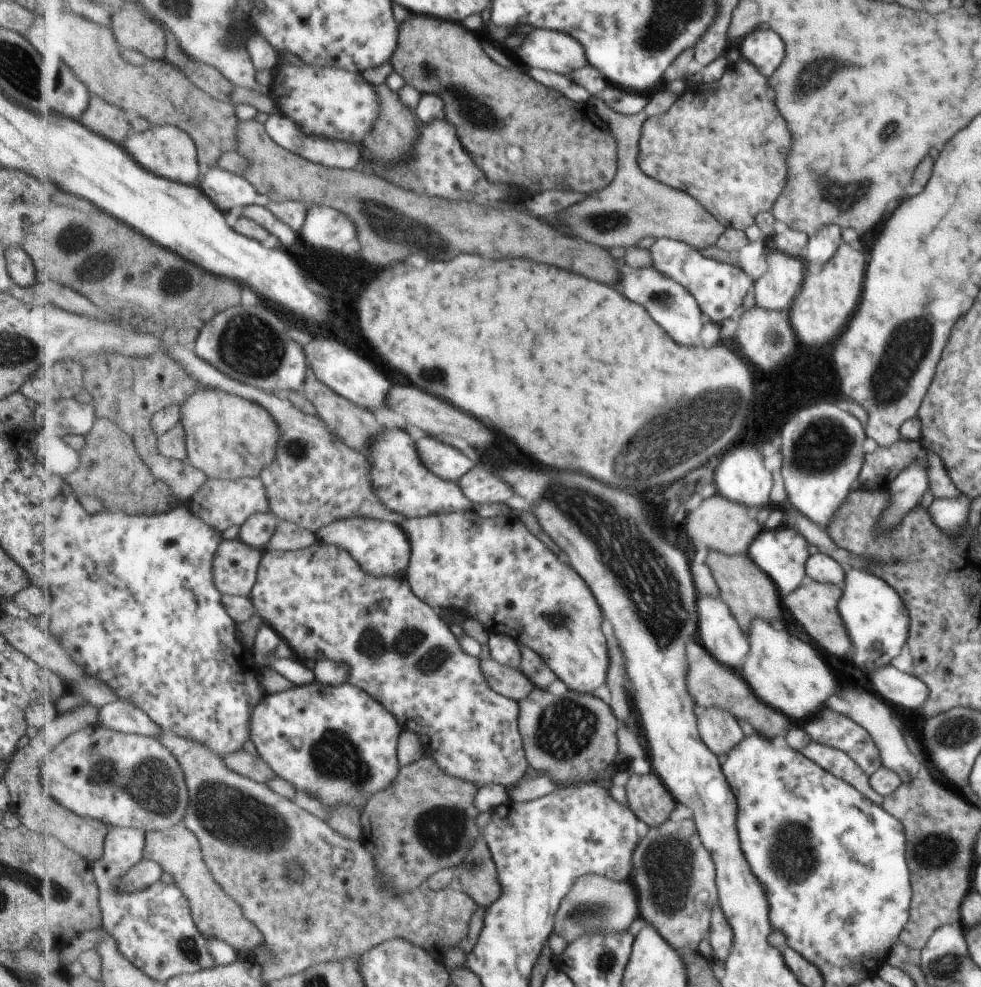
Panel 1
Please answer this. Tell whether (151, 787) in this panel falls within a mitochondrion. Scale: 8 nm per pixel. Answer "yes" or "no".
yes

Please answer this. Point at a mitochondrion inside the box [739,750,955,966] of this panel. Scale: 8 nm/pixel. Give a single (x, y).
(792, 856)

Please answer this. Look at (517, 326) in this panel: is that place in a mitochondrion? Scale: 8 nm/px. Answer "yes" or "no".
no

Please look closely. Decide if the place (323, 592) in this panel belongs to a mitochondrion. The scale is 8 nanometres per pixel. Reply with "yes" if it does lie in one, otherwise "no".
no

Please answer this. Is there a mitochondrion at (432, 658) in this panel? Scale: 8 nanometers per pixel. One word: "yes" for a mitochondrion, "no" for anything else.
yes

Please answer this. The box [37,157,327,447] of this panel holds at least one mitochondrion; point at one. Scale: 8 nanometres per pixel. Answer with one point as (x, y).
(246, 345)

